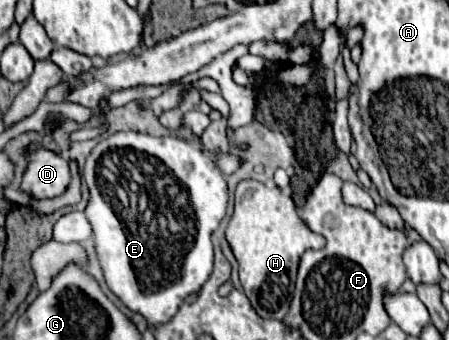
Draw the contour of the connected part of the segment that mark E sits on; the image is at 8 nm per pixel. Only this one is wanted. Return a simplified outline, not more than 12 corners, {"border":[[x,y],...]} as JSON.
{"border":[[191,142],[85,160],[107,286],[169,322],[213,272],[227,182]]}

